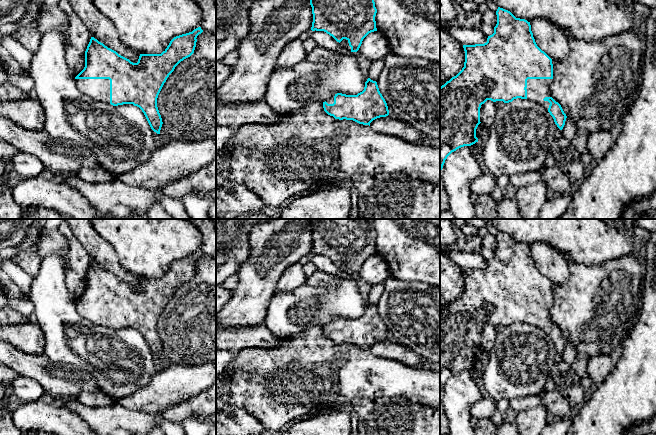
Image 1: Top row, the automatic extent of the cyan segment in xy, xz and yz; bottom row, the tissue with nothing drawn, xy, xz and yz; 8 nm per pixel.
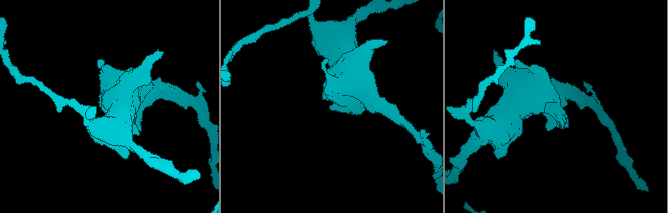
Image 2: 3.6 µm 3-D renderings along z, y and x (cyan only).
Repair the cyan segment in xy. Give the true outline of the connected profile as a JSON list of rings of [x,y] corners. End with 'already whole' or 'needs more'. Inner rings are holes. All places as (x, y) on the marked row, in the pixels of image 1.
[[[198,27],[192,32],[176,36],[161,54],[140,54],[137,63],[131,62],[91,37],[85,51],[85,67],[75,77],[76,86],[83,95],[95,101],[113,106],[133,104],[139,107],[151,129],[160,134],[163,122],[157,107],[158,95],[175,67],[194,53],[196,38],[202,32],[201,27]]]; needs more

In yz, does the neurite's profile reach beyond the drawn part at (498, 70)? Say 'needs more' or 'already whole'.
needs more

